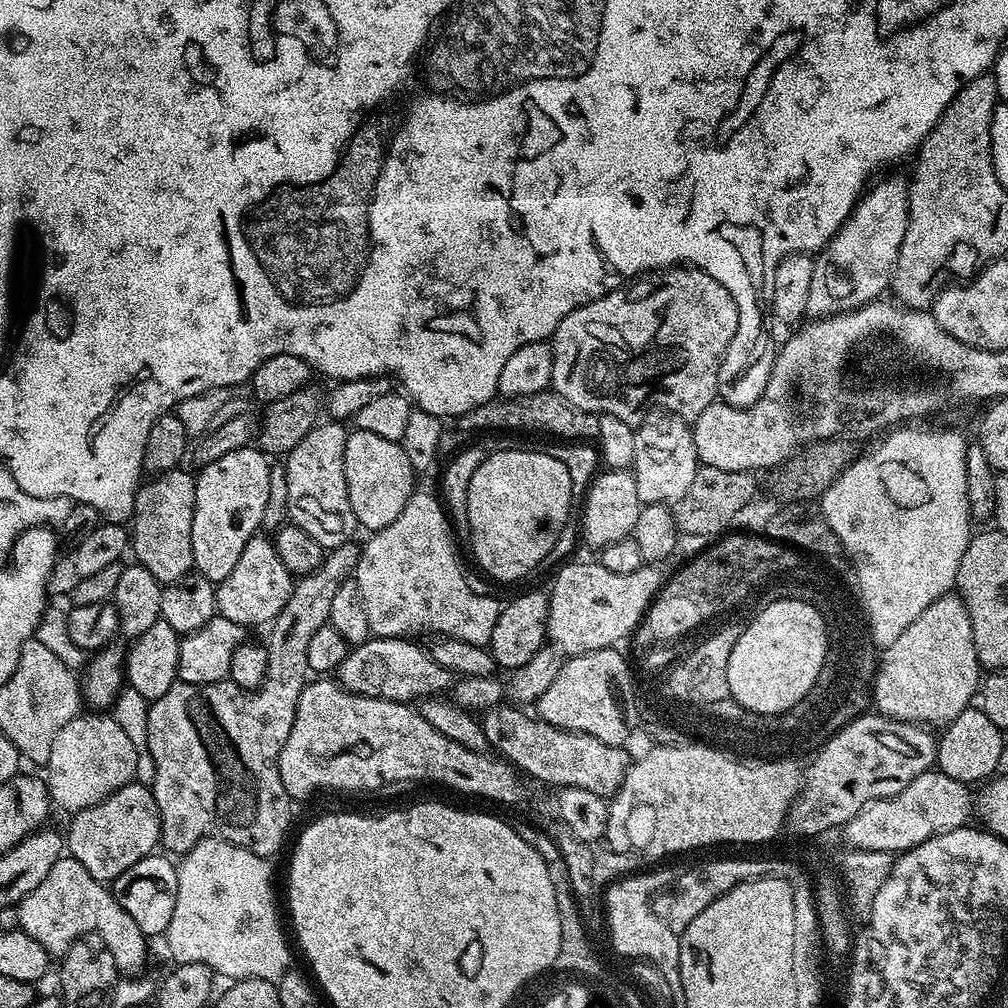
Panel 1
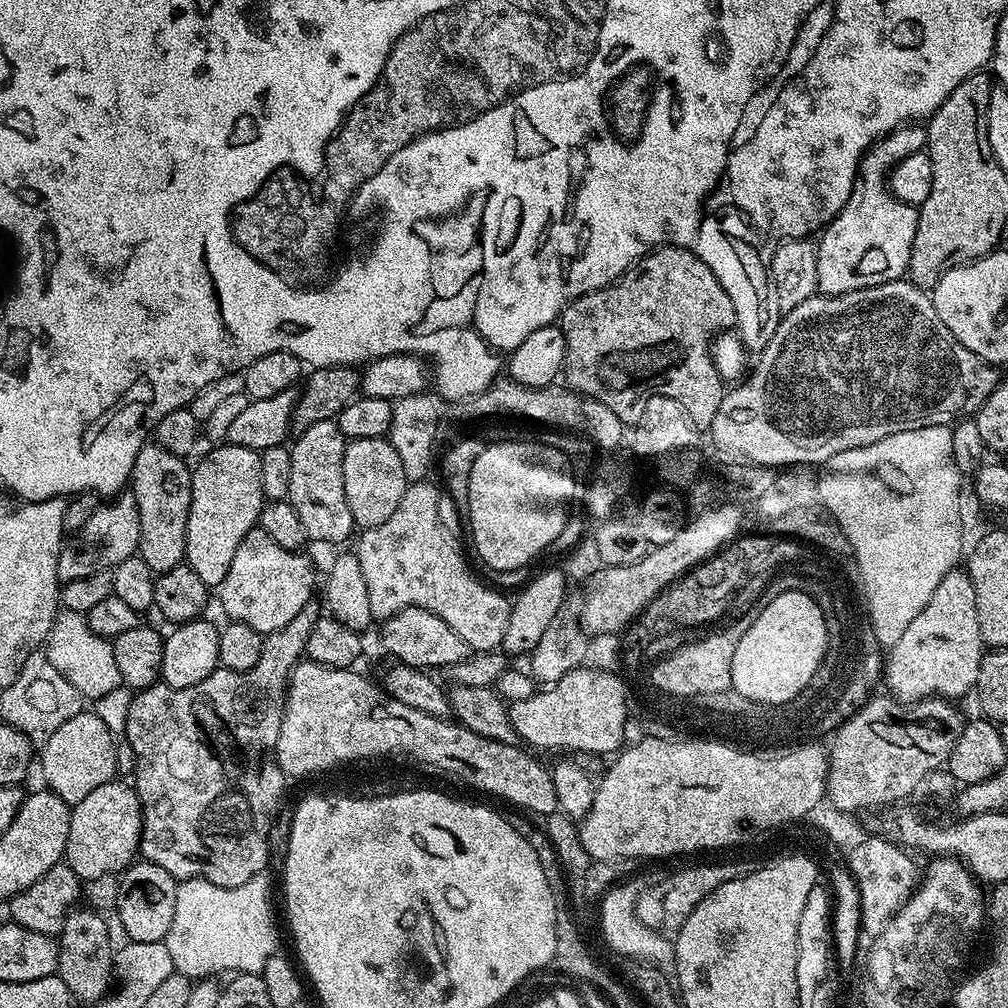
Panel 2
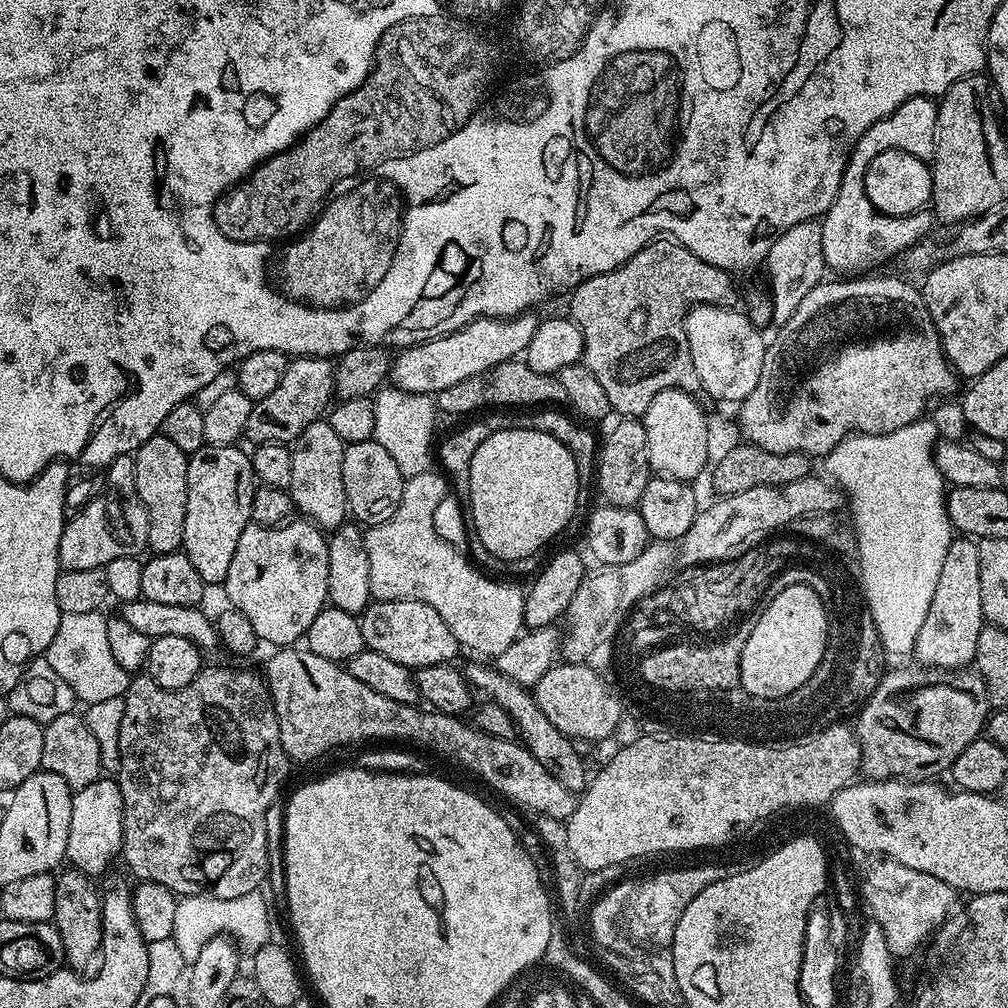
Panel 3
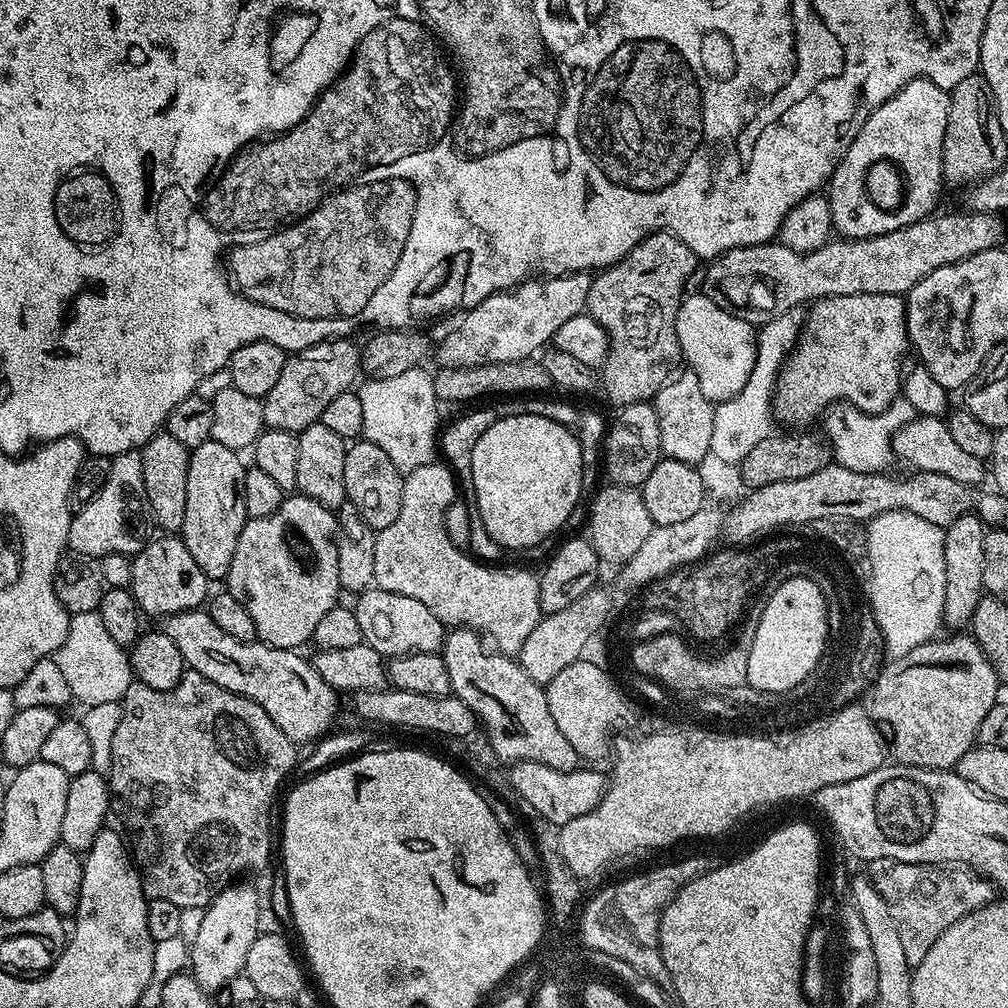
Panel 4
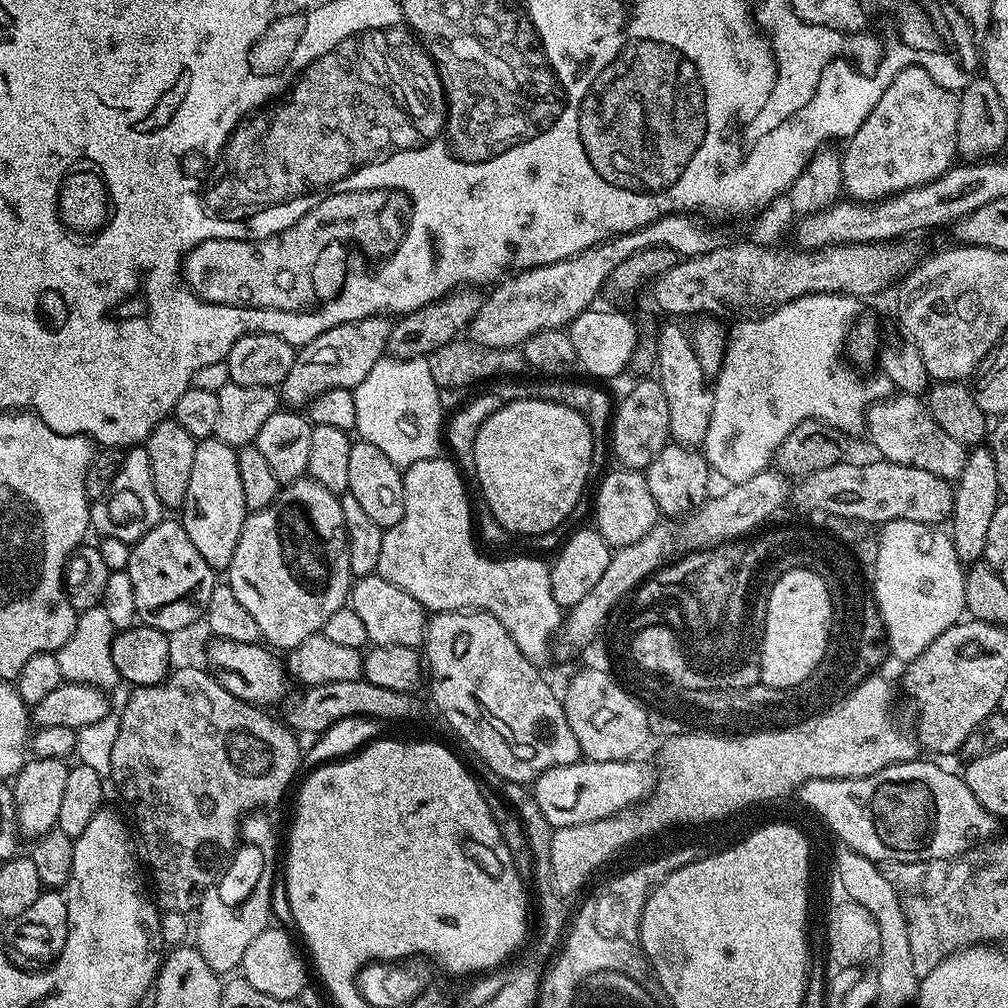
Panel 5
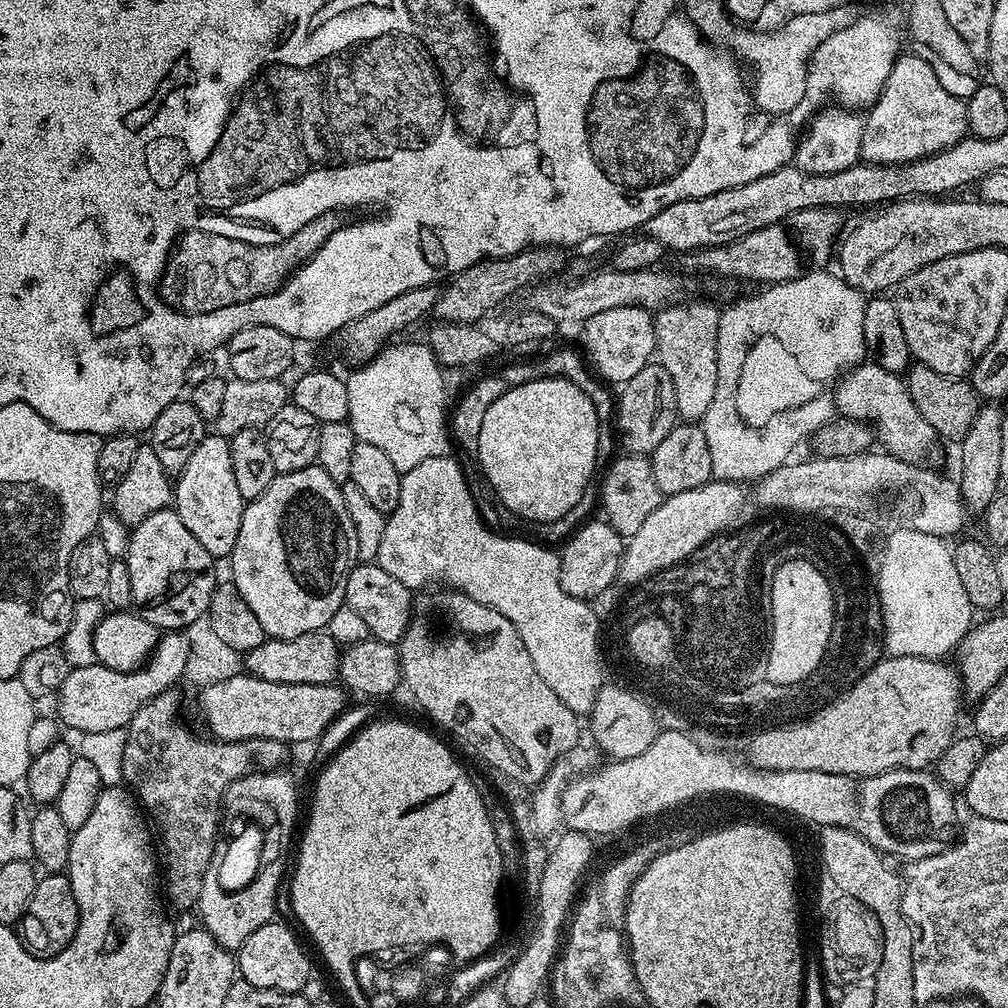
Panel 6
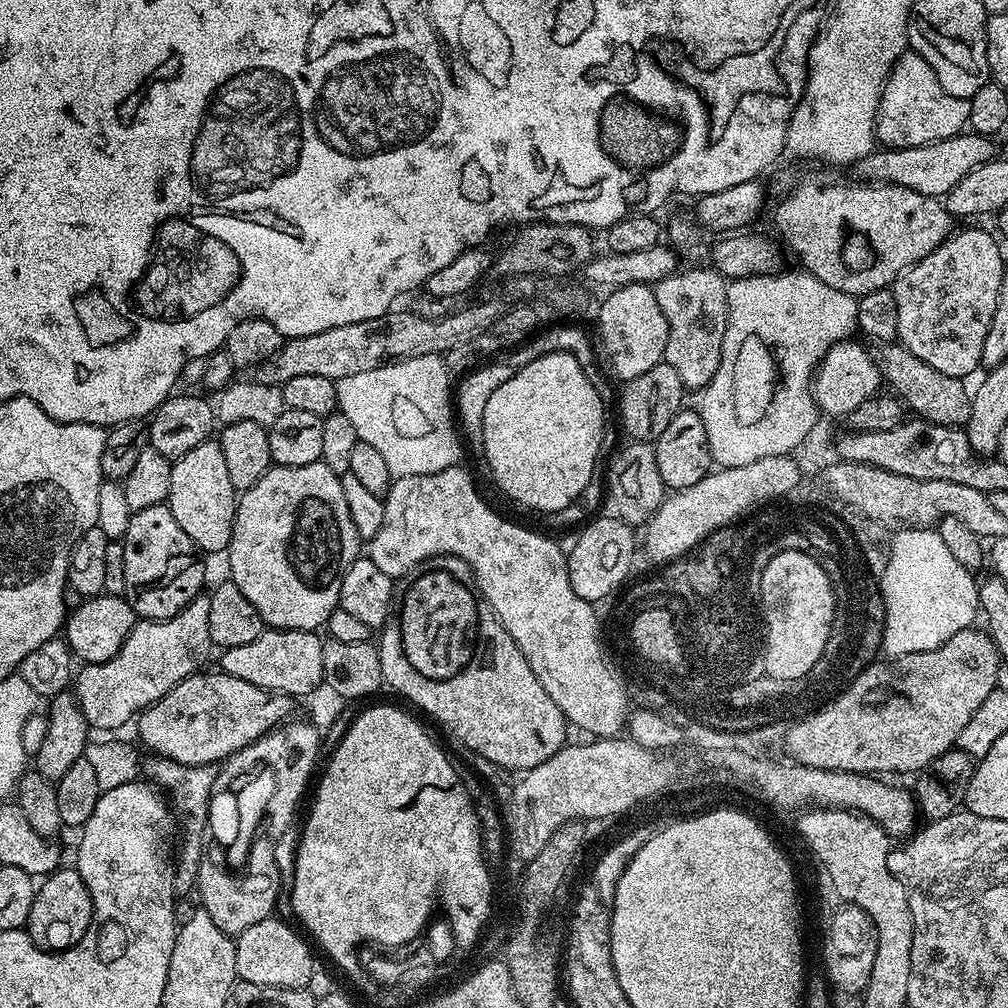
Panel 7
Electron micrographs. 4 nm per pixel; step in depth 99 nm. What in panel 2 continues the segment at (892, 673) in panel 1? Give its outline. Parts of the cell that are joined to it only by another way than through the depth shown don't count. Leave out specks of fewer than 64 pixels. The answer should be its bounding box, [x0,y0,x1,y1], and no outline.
[882,567,986,702]

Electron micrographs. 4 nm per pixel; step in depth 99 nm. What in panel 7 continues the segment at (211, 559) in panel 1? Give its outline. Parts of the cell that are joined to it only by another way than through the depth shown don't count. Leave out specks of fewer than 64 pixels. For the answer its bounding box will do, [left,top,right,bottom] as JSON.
[166,439,237,553]

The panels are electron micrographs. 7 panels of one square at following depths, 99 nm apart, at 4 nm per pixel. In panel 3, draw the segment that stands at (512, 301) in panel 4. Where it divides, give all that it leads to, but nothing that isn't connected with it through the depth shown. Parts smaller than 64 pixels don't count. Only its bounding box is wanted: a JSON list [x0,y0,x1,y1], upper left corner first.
[390,314,537,396]

